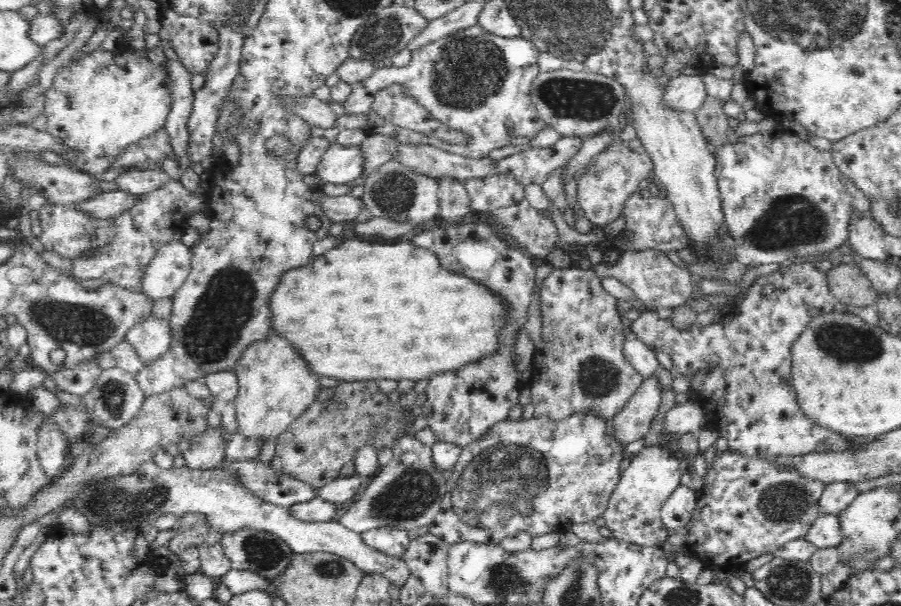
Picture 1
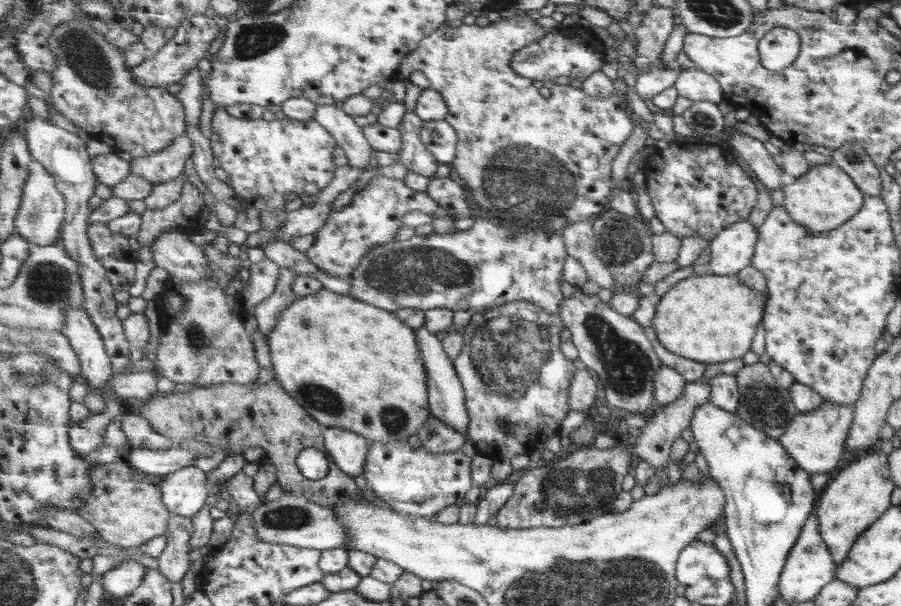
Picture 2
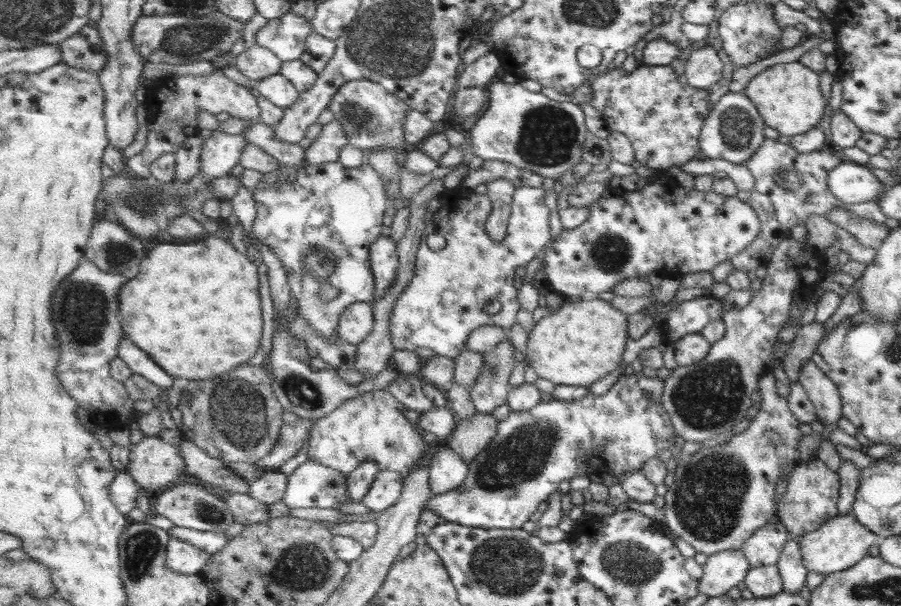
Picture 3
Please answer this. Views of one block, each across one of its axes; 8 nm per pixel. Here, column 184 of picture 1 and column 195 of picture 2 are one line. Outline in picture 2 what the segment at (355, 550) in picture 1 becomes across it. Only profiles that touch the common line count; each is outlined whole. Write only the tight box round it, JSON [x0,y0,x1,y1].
[162,467,213,518]

